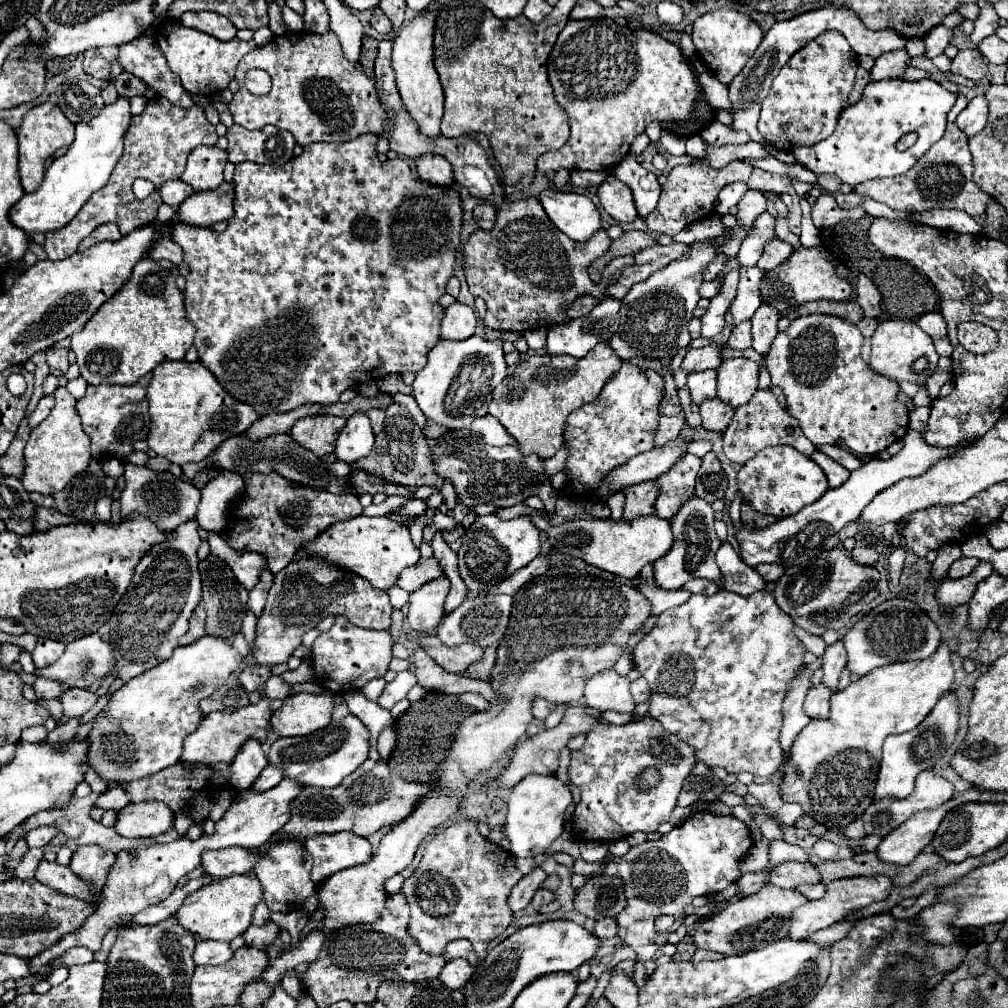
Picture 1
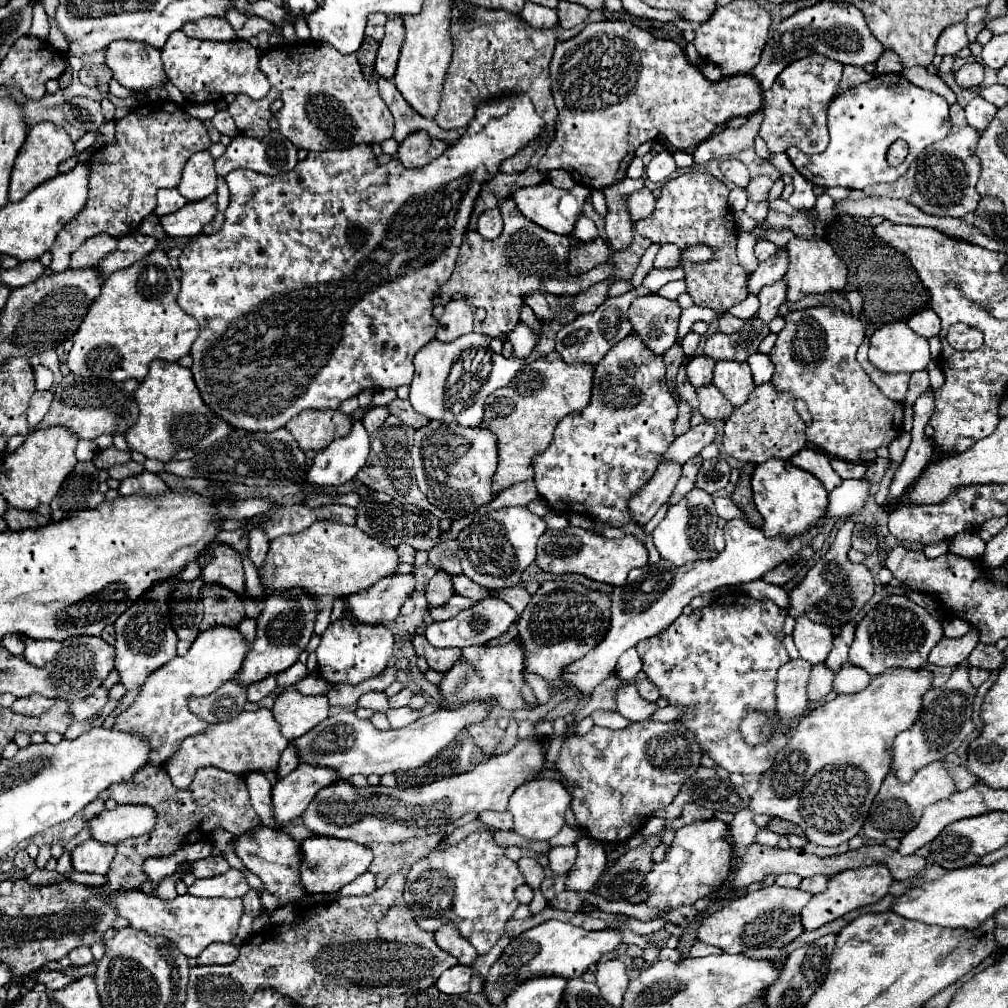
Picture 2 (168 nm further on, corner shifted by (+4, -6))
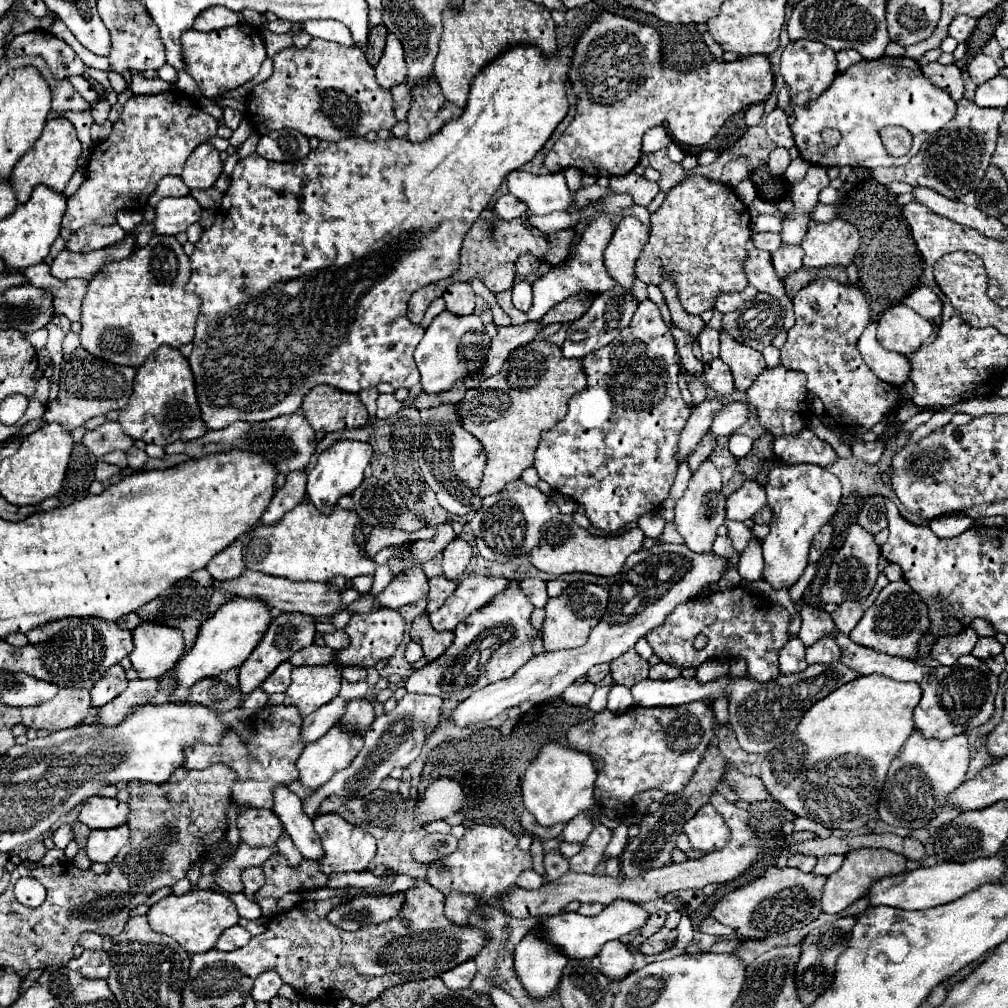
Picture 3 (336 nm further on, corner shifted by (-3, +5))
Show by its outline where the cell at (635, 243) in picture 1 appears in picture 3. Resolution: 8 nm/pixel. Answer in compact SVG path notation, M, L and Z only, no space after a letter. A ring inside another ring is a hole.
M566 228L566 230L558 230L558 232L552 232L552 234L546 234L546 240L550 244L548 252L544 254L544 262L546 264L560 264L562 260L568 258L568 252L574 244L574 238L576 238L576 232L572 228Z

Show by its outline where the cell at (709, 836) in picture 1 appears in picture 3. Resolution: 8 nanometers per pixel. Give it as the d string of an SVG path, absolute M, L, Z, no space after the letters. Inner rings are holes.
M704 804L696 816L684 824L684 834L690 838L690 844L702 852L720 850L730 840L730 828L712 804Z

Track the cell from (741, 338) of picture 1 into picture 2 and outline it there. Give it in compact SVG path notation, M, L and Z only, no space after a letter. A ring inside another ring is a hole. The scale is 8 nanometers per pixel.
M725 313L725 315L719 317L719 331L725 333L725 335L733 335L733 333L741 331L743 327L745 327L745 321L737 319L737 317L729 315L729 313Z

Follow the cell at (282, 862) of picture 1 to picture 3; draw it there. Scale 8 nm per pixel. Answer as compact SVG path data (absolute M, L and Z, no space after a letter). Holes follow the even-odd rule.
M246 808L238 814L240 838L248 846L268 846L276 844L282 834L282 824L272 810Z

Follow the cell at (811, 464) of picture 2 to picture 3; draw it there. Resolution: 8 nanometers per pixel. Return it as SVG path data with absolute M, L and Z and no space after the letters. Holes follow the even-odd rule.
M804 428L800 434L792 436L776 436L774 438L774 456L784 460L786 464L818 464L828 466L838 456L832 446L820 440L812 430Z

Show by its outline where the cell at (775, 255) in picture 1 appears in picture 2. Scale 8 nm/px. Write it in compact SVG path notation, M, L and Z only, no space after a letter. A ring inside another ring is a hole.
M757 241L757 245L755 245L755 255L761 263L775 257L777 253L779 253L779 245L775 245L771 241Z

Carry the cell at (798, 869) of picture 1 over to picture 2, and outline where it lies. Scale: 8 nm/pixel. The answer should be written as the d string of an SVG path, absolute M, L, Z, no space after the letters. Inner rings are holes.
M781 873L781 875L777 875L775 883L777 883L779 887L791 887L791 889L795 889L795 887L799 887L801 877L795 875L795 873Z

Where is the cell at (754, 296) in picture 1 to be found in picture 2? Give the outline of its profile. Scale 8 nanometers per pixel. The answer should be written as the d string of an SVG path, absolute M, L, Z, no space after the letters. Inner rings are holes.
M785 249L781 251L781 255L777 259L773 259L773 263L759 263L757 271L749 275L747 281L747 291L749 295L759 295L759 291L765 285L771 285L775 281L779 281L785 275L785 267L787 267L787 259L785 259Z

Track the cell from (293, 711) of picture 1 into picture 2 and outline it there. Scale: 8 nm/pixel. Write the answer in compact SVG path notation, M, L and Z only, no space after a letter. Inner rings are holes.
M287 687L275 699L273 717L281 725L281 735L293 741L329 717L329 701L325 695L307 697Z

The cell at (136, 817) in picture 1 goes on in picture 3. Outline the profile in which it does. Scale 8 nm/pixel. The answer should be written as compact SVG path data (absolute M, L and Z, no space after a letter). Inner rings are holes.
M90 796L82 802L78 820L90 828L114 828L126 822L128 818L128 804L118 802L116 798L104 796Z

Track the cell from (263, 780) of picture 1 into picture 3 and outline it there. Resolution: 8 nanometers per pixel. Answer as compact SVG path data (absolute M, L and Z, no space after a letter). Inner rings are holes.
M336 696L328 704L320 706L316 712L306 716L304 726L302 726L304 742L310 744L310 742L318 740L320 736L324 736L336 724L336 720L340 720L340 716L344 714L346 706L348 706L348 698Z

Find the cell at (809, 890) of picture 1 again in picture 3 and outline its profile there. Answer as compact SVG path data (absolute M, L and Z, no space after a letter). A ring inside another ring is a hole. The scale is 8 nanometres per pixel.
M836 854L836 856L820 856L814 872L816 874L822 874L822 876L830 876L832 872L836 872L842 866L842 860L844 860L842 854Z

